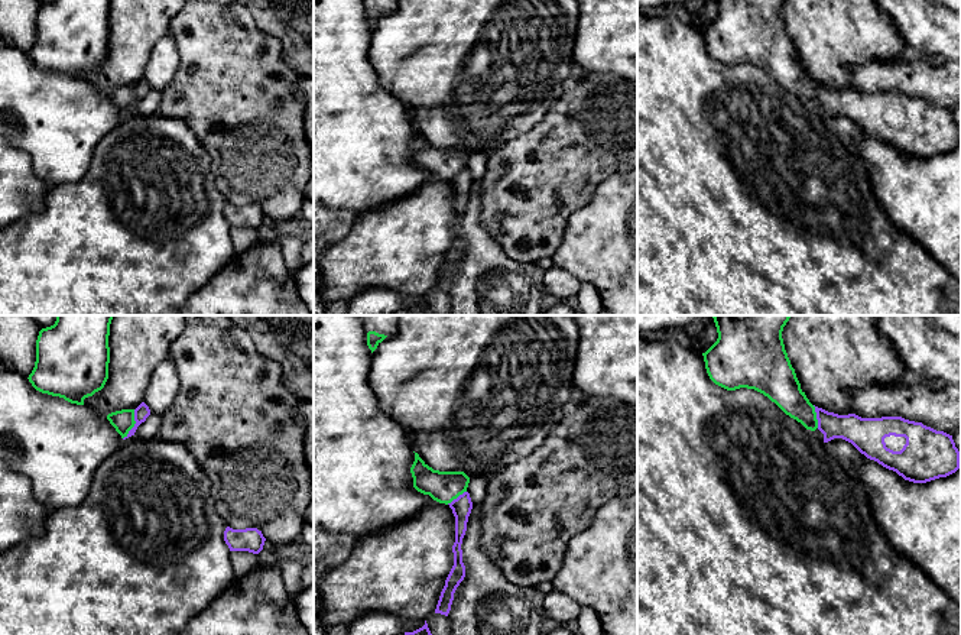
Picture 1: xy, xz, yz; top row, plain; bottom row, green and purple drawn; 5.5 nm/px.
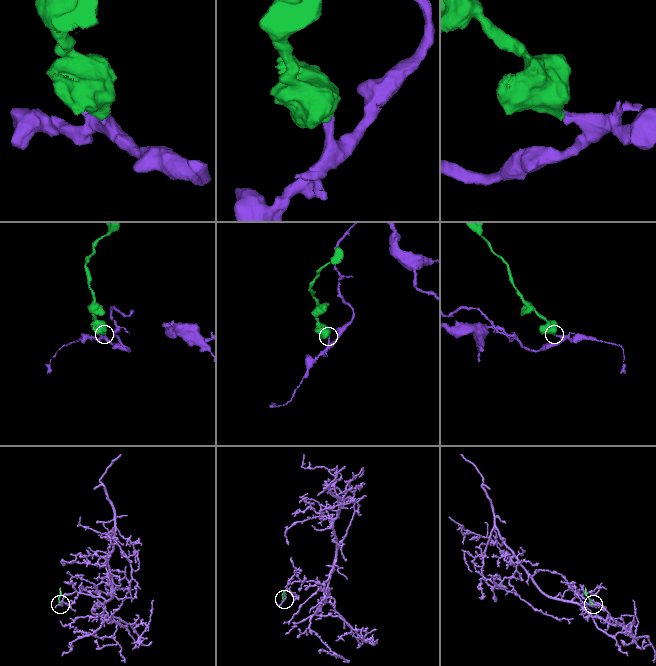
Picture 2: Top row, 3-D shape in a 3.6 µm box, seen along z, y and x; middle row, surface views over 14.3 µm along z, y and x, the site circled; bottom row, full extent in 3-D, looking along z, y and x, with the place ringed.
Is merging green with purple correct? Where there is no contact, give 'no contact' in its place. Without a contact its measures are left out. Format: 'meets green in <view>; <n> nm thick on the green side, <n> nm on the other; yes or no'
meets green in xy; 120 nm thick on the green side, 80 nm on the other; no

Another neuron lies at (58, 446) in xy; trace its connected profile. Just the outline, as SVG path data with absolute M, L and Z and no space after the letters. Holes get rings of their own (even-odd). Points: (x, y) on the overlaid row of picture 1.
M0 366L0 460L29 479L33 498L49 511L78 506L87 498L100 464L121 443L107 417L42 393L26 376Z

